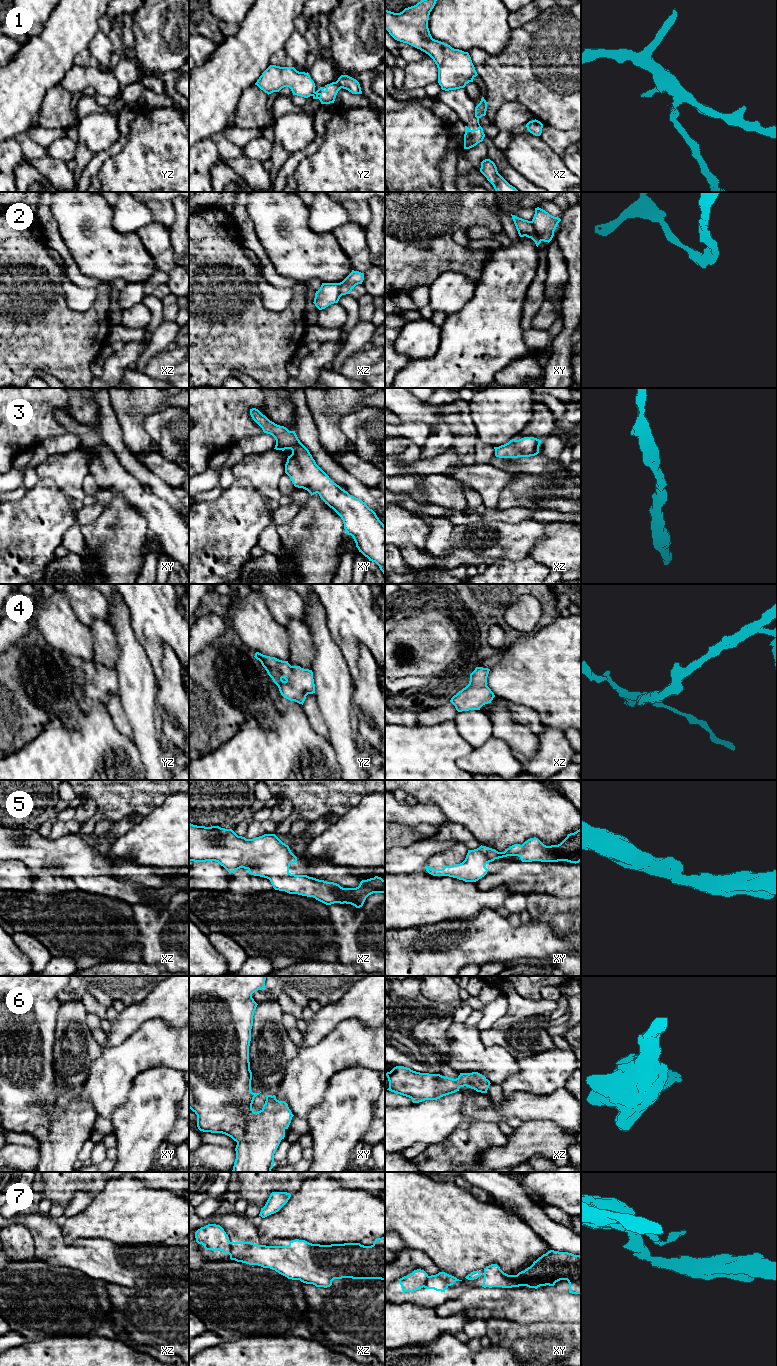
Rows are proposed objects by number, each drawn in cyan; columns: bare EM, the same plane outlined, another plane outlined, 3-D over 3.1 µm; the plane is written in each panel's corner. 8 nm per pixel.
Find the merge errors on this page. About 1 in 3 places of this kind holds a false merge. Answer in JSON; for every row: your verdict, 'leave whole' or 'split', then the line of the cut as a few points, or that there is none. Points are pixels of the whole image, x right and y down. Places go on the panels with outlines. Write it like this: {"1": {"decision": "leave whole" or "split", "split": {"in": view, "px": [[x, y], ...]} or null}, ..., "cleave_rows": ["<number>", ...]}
{"1": {"decision": "split", "split": {"in": "yz", "px": [[314, 91], [311, 95]]}}, "2": {"decision": "split", "split": {"in": "xy", "px": [[530, 221], [541, 240]]}}, "3": {"decision": "leave whole", "split": null}, "4": {"decision": "leave whole", "split": null}, "5": {"decision": "leave whole", "split": null}, "6": {"decision": "leave whole", "split": null}, "7": {"decision": "split", "split": {"in": "xz", "px": [[231, 1242], [229, 1254]]}}, "cleave_rows": ["1", "2", "7"]}

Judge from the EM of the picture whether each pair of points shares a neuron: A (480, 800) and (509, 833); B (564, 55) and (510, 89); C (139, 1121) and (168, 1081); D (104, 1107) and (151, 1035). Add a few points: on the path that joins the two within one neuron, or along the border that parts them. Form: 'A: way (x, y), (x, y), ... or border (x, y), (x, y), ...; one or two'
A: way (488, 808), (502, 825); one
B: way (551, 67), (537, 68), (528, 71), (523, 76); one
C: way (151, 1113), (159, 1108), (162, 1093); one
D: way (107, 1089), (110, 1078), (135, 1053); one

